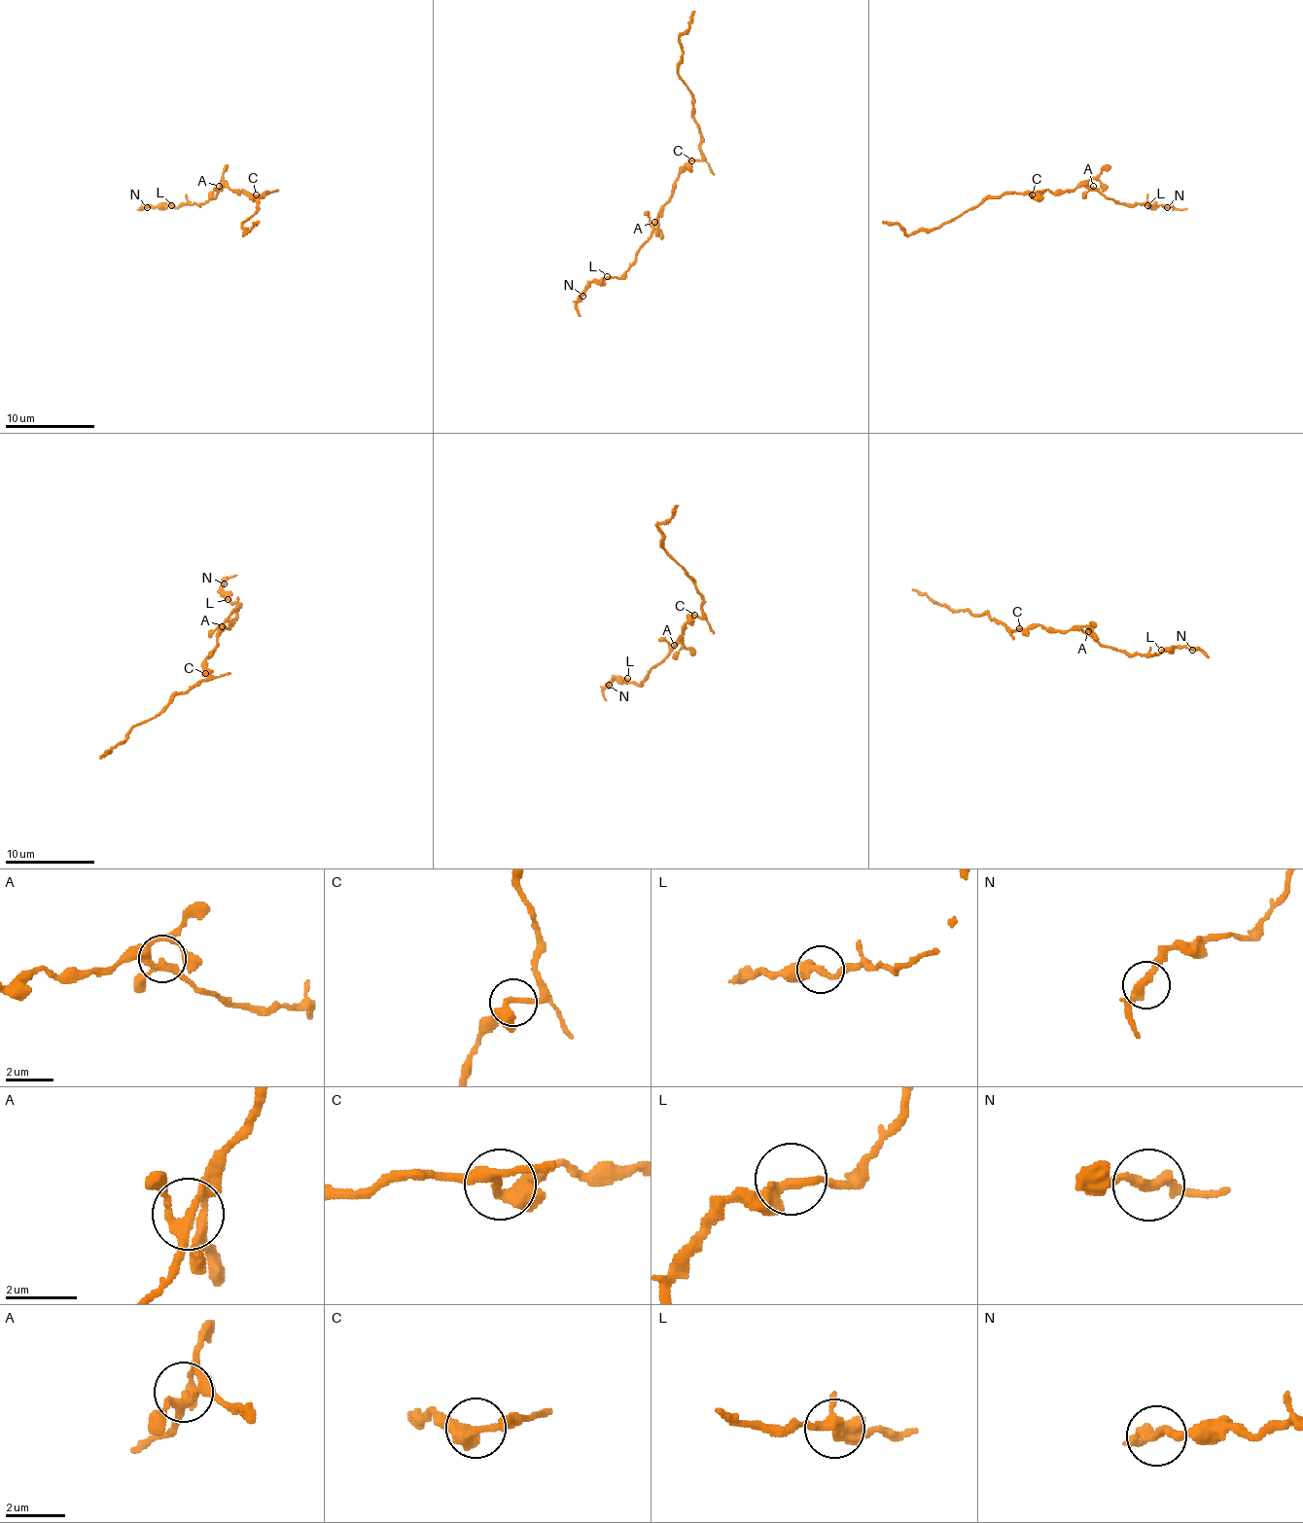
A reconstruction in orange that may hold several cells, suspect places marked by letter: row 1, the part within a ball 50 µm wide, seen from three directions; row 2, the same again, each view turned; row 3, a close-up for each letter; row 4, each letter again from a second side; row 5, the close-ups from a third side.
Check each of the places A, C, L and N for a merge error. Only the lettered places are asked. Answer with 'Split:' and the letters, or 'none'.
Split: none

